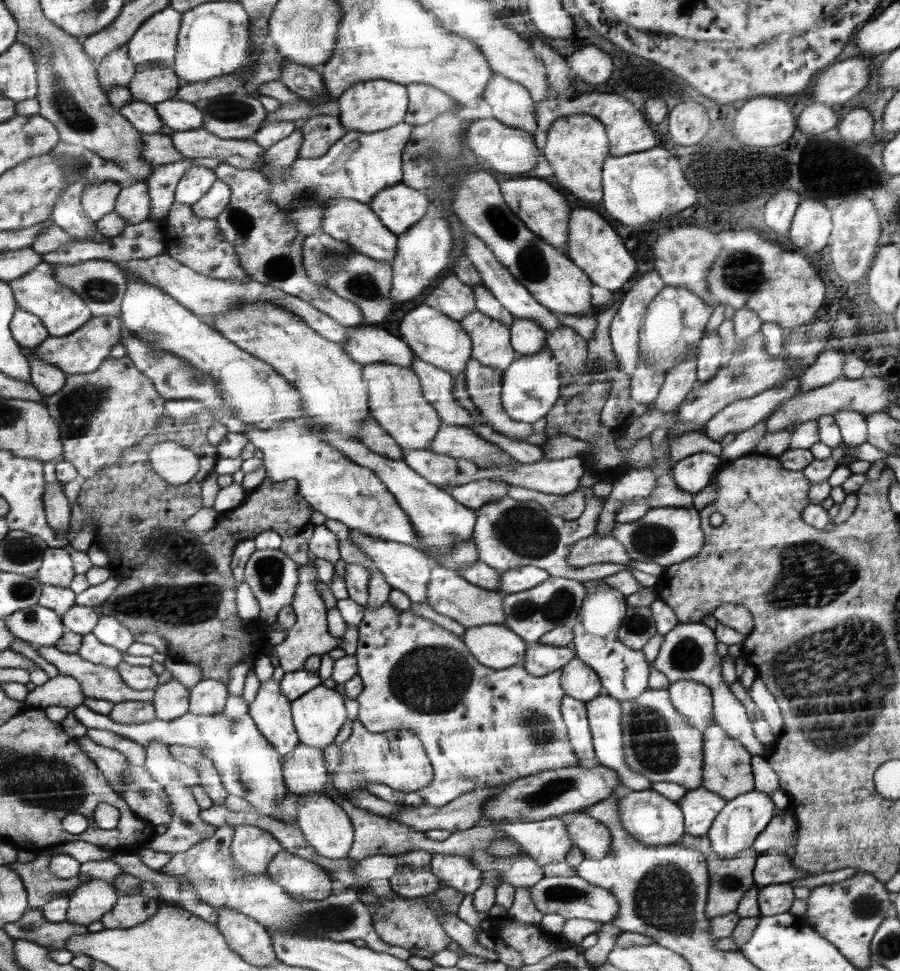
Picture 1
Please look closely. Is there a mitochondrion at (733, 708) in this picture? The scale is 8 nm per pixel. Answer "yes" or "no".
no

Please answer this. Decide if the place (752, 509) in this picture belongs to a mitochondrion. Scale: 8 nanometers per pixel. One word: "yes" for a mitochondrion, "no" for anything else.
no

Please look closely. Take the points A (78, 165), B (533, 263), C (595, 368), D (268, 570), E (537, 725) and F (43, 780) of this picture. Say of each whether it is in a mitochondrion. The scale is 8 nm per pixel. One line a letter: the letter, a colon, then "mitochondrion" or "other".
A: mitochondrion
B: mitochondrion
C: other
D: mitochondrion
E: mitochondrion
F: mitochondrion

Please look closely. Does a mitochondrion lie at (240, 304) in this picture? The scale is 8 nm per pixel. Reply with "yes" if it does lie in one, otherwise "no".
no

